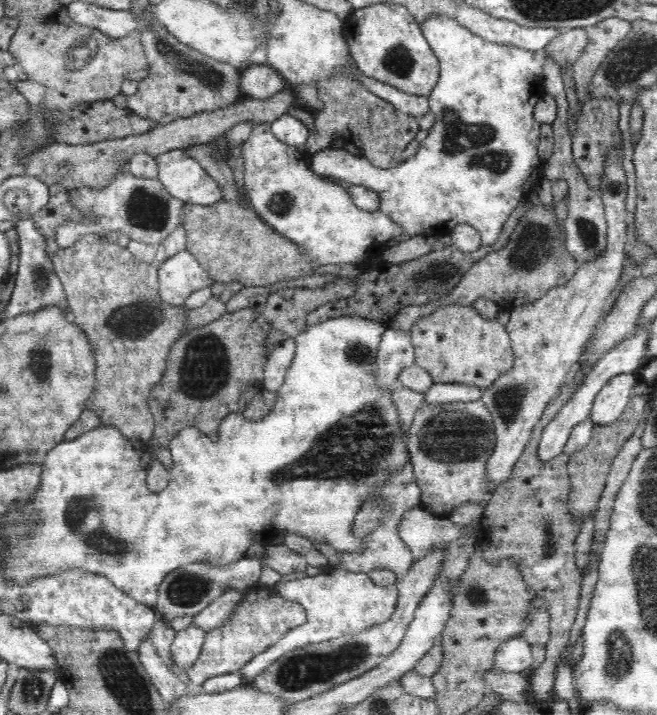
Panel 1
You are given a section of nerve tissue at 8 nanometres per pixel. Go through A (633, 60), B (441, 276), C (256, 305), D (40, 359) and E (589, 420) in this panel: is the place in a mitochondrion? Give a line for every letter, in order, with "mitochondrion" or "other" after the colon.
A: mitochondrion
B: mitochondrion
C: other
D: mitochondrion
E: other

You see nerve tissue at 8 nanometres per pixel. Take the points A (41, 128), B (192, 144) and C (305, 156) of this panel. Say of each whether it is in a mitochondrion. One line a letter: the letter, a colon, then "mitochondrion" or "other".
A: mitochondrion
B: other
C: other

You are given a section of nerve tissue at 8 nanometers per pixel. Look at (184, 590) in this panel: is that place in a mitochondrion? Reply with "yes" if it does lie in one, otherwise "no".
yes

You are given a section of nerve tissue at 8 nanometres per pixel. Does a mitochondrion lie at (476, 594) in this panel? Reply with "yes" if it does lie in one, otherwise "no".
yes

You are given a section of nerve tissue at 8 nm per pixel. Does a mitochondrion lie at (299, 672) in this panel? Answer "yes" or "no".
yes

